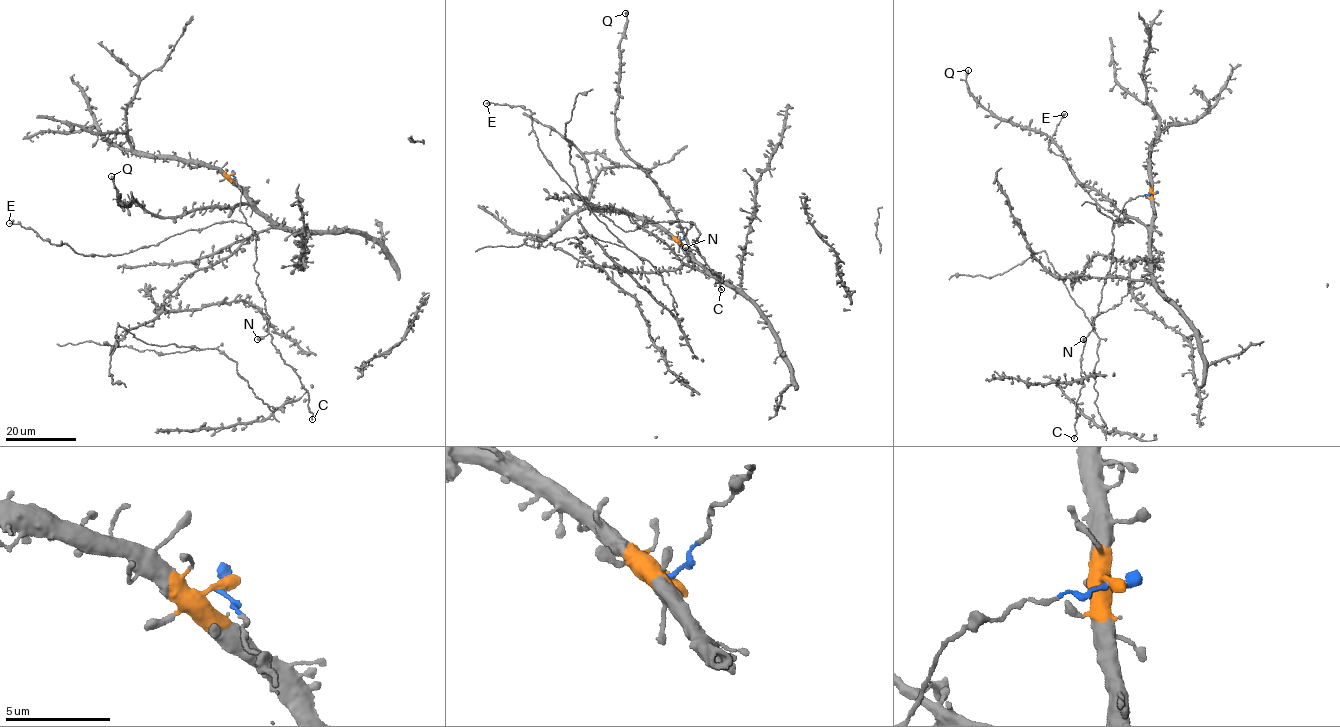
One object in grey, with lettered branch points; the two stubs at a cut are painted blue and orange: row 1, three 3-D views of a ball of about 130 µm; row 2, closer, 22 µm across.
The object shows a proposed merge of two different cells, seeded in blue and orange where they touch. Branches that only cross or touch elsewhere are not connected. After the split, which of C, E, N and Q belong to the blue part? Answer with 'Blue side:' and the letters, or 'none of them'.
Blue side: C, E, N

